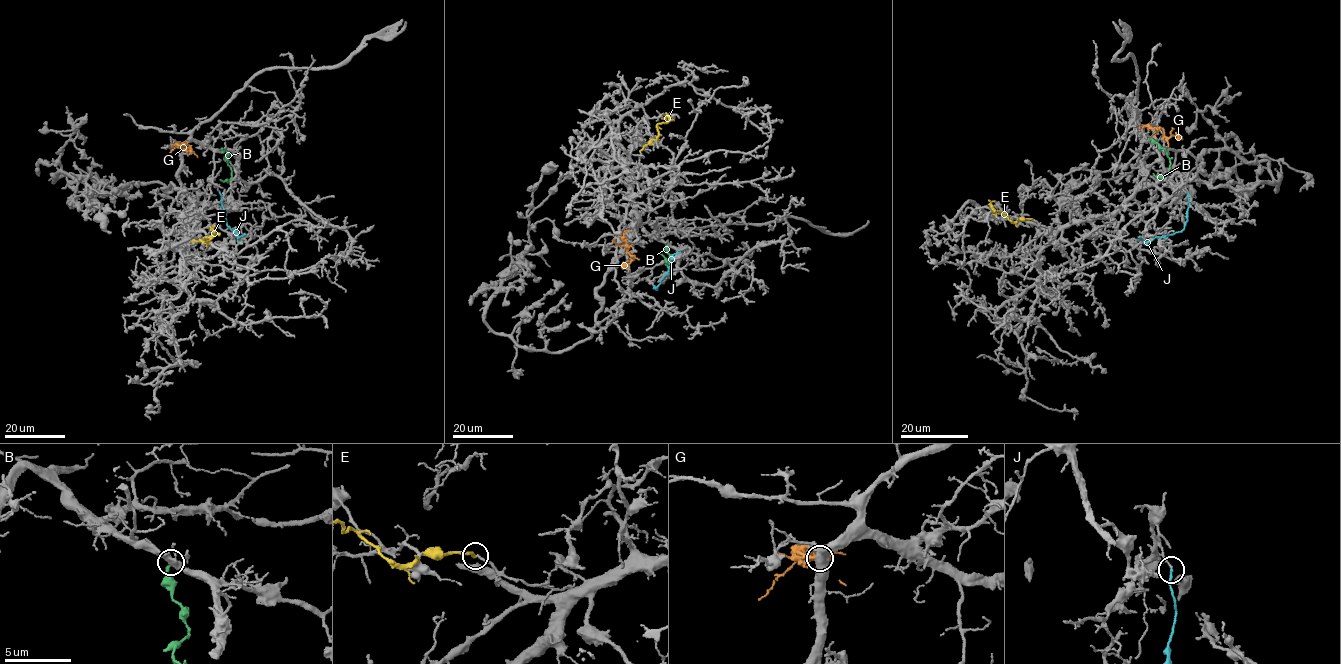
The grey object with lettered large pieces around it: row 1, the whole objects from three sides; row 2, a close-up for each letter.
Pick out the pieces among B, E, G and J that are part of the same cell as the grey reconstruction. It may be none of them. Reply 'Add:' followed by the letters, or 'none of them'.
Add: G

